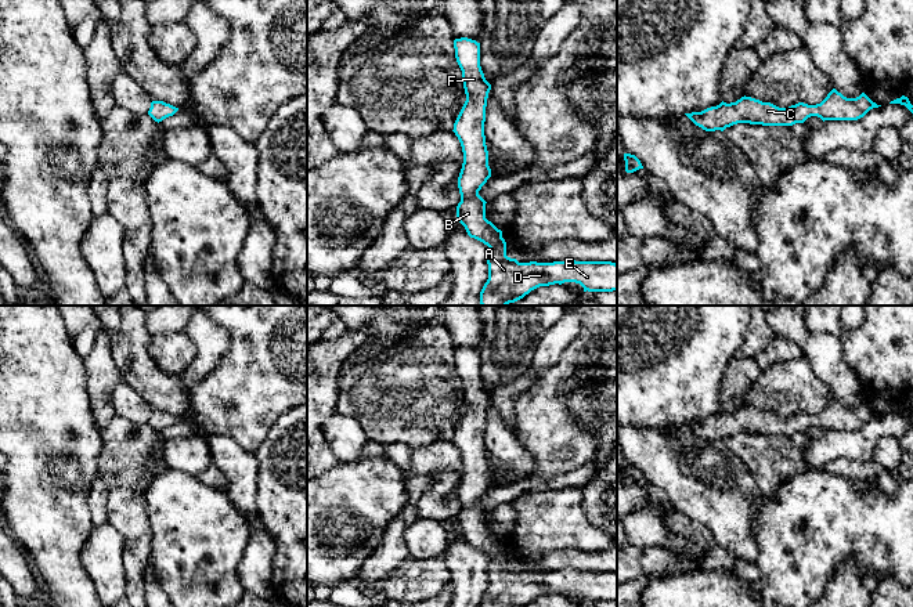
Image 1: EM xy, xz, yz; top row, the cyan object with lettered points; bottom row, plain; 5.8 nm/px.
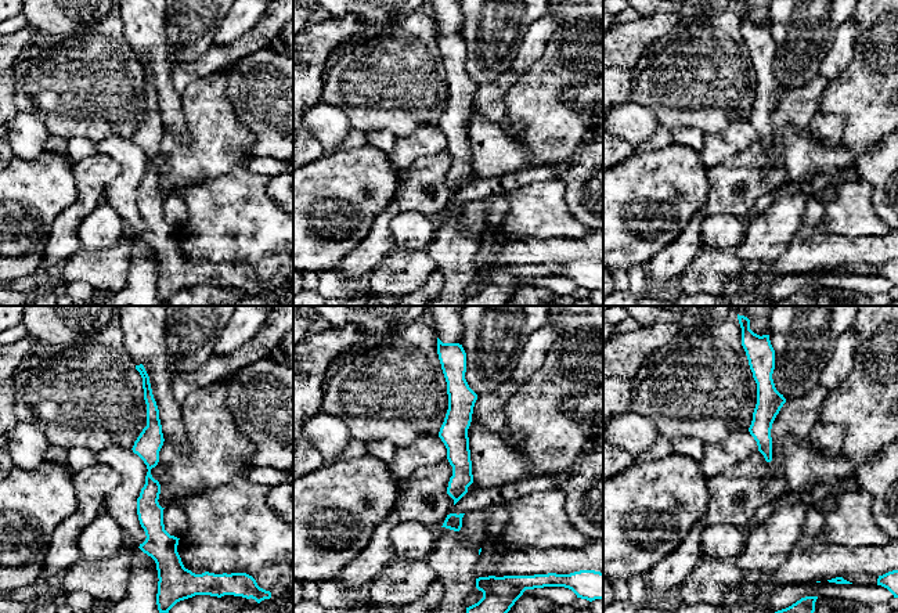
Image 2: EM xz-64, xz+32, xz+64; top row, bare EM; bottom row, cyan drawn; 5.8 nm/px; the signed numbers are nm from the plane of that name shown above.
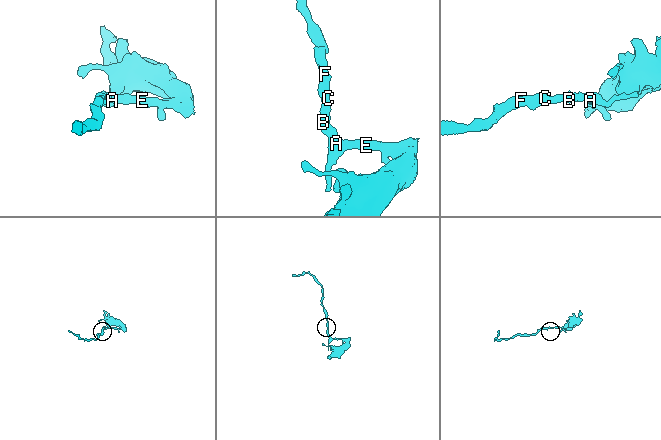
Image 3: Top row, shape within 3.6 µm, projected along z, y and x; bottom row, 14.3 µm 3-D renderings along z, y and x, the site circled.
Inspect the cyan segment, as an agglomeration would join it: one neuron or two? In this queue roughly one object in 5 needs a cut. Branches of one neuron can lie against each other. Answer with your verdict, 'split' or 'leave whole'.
leave whole

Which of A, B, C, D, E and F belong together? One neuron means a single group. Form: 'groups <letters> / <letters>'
groups A B C D E F

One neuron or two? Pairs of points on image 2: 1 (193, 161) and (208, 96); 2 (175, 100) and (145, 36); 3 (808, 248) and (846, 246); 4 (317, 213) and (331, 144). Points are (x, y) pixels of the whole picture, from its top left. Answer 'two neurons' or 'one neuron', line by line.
1: one neuron
2: one neuron
3: one neuron
4: two neurons

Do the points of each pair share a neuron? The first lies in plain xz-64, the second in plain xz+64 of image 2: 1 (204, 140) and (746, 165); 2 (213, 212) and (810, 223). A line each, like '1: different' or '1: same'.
1: different
2: different

